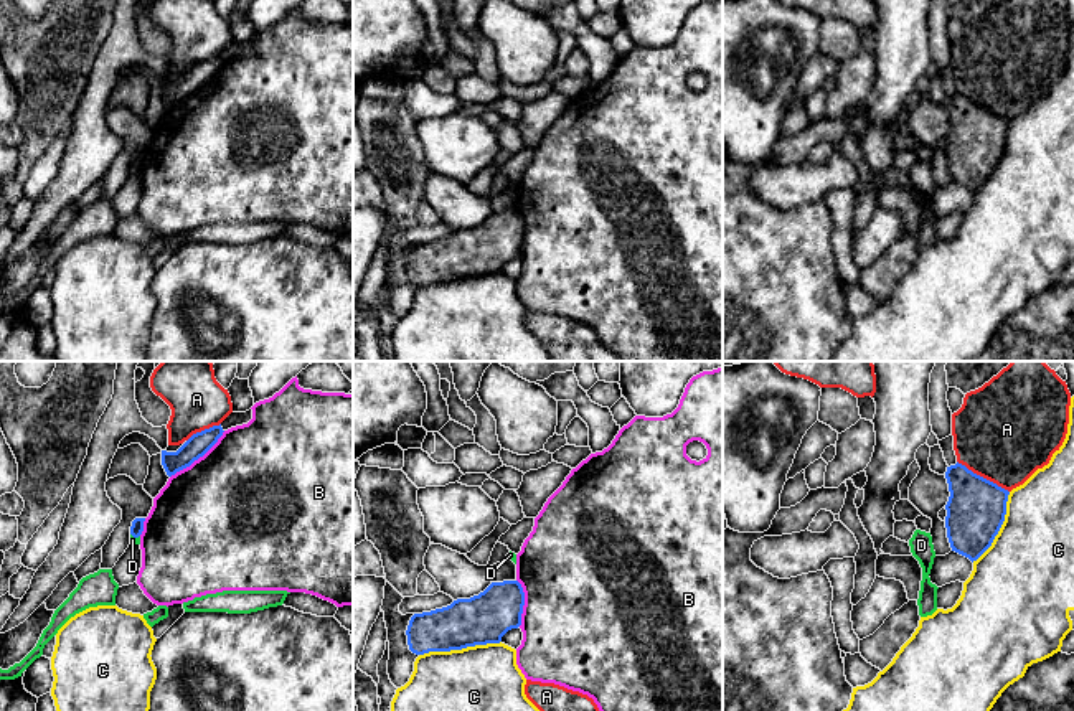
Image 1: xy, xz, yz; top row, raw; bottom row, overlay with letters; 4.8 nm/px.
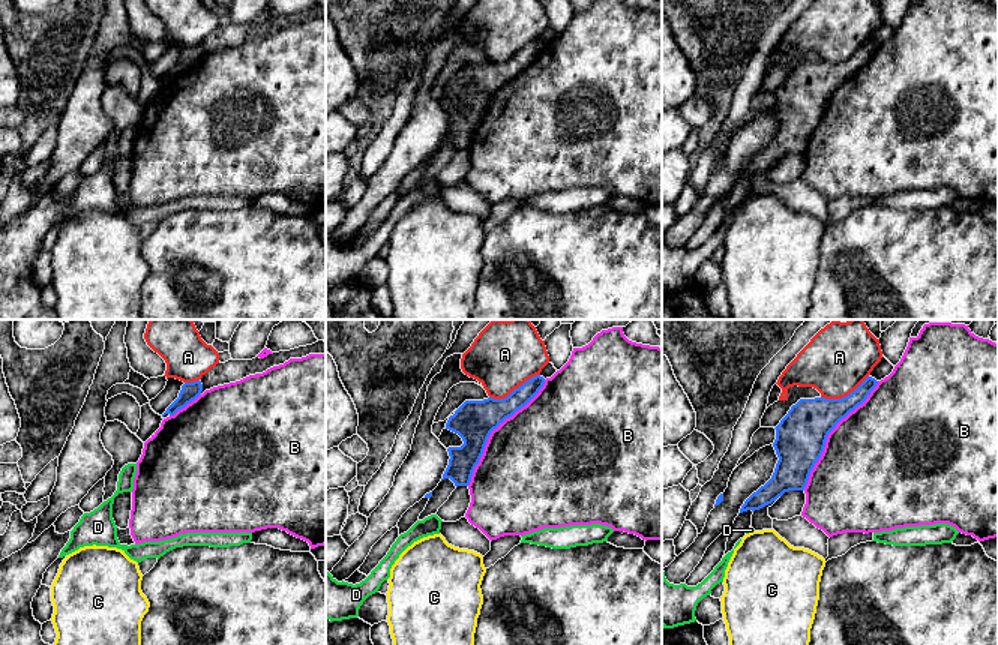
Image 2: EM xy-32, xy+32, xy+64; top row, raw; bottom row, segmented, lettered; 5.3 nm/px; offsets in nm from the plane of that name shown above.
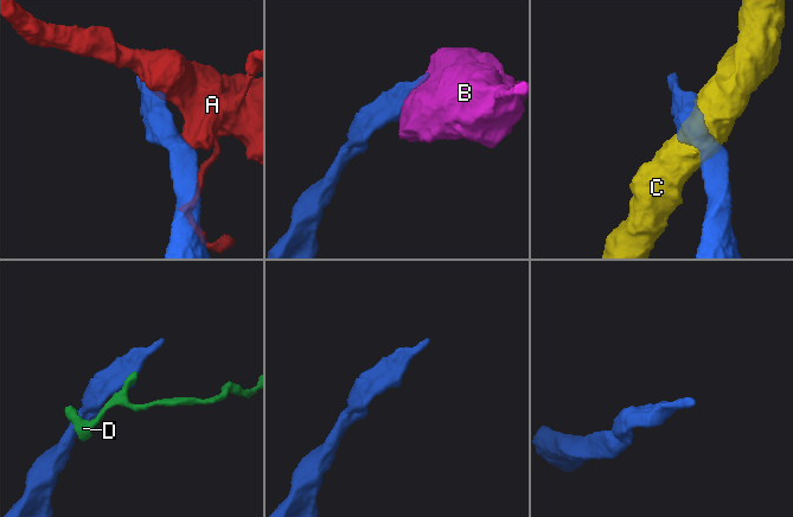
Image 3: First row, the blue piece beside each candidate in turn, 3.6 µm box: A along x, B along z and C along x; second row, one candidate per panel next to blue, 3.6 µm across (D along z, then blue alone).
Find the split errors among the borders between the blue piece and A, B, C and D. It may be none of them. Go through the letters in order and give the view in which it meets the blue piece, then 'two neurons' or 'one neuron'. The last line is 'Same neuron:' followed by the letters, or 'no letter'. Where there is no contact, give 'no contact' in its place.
A: yz | two neurons
B: xy | two neurons
C: xz | two neurons
D: xy | two neurons
Same neuron: no letter

